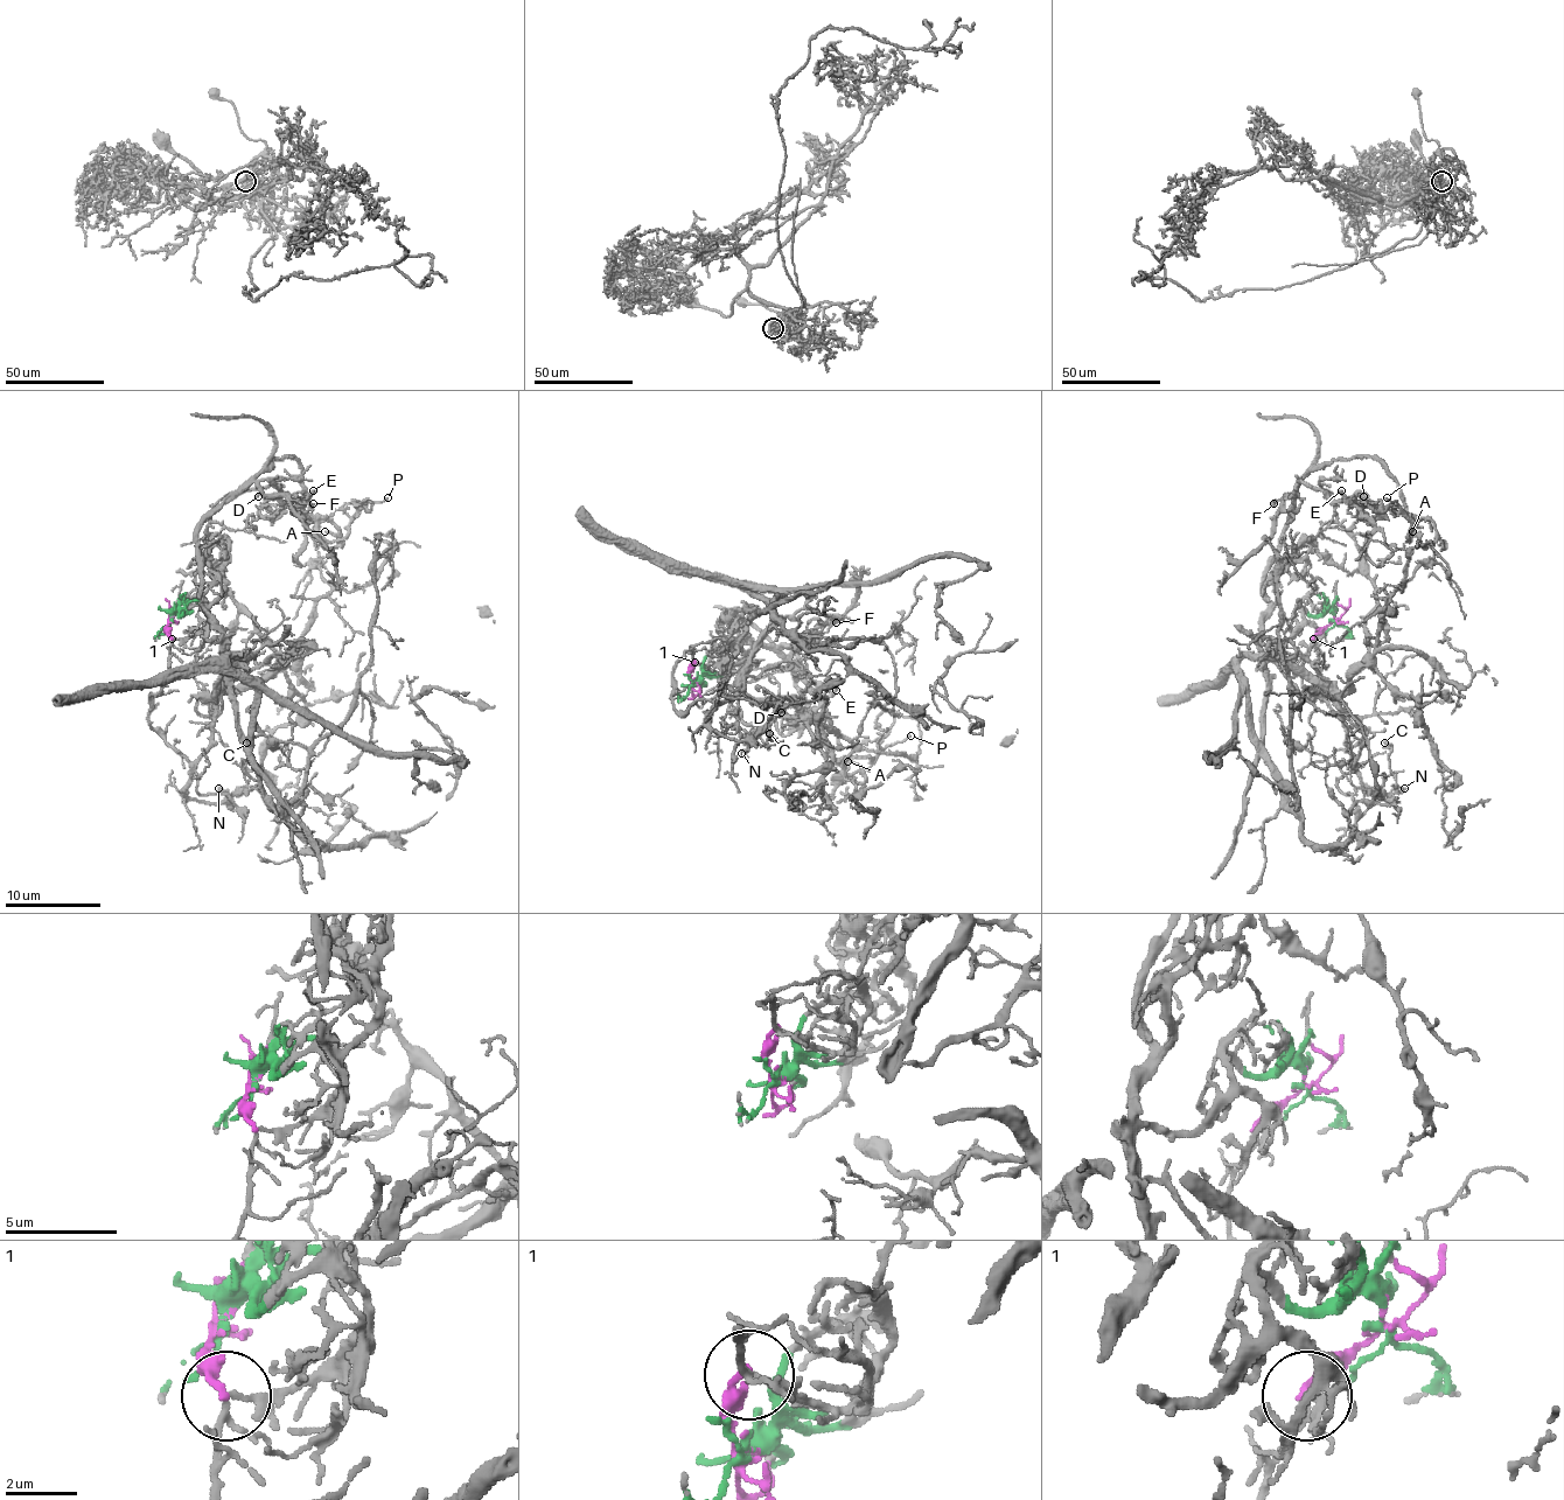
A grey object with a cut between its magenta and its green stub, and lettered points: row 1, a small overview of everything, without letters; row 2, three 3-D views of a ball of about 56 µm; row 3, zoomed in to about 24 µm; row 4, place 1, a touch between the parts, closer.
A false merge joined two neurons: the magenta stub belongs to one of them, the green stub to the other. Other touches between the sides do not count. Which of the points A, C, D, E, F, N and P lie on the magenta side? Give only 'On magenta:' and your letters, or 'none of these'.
On magenta: C, N

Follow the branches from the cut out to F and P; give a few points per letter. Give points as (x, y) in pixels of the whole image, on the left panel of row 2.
F: (172, 616), (222, 573), (213, 573), (220, 571), (199, 555), (199, 528), (253, 482), (265, 495), (313, 504)
P: (172, 616), (222, 573), (199, 555), (199, 528), (276, 459), (299, 464), (304, 514), (328, 541), (388, 497)

